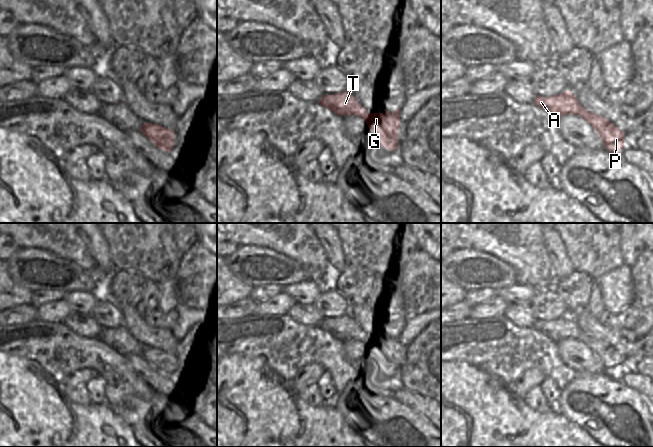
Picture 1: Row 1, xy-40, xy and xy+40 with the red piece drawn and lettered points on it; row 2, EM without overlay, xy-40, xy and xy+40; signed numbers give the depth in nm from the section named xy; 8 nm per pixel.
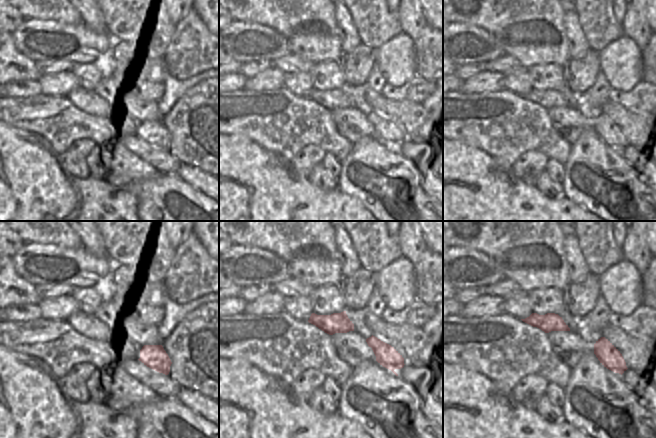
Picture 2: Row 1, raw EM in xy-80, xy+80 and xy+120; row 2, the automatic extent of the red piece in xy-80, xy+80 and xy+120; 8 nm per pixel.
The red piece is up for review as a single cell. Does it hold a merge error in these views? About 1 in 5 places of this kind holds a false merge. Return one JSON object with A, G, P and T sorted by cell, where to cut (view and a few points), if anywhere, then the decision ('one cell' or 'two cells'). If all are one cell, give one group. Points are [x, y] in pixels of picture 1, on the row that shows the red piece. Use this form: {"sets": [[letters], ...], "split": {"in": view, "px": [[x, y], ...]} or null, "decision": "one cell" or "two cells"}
{"sets": [["A", "T"], ["G", "P"]], "split": {"in": "xy", "px": [[367, 112], [356, 115]]}, "decision": "two cells"}

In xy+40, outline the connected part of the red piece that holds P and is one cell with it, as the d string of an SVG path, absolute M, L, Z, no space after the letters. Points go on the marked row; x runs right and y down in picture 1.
M581 113L580 116L587 121L602 138L605 149L613 155L620 155L619 150L624 148L625 132L621 131L605 117L601 117L595 113Z

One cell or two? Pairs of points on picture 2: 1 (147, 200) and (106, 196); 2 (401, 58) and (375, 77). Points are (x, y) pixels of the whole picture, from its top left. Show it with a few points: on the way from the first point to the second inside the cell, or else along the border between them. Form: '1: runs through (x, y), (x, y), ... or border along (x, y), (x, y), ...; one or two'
1: border along (125, 187), (137, 200), (138, 210); two
2: border along (375, 63), (386, 82); two

